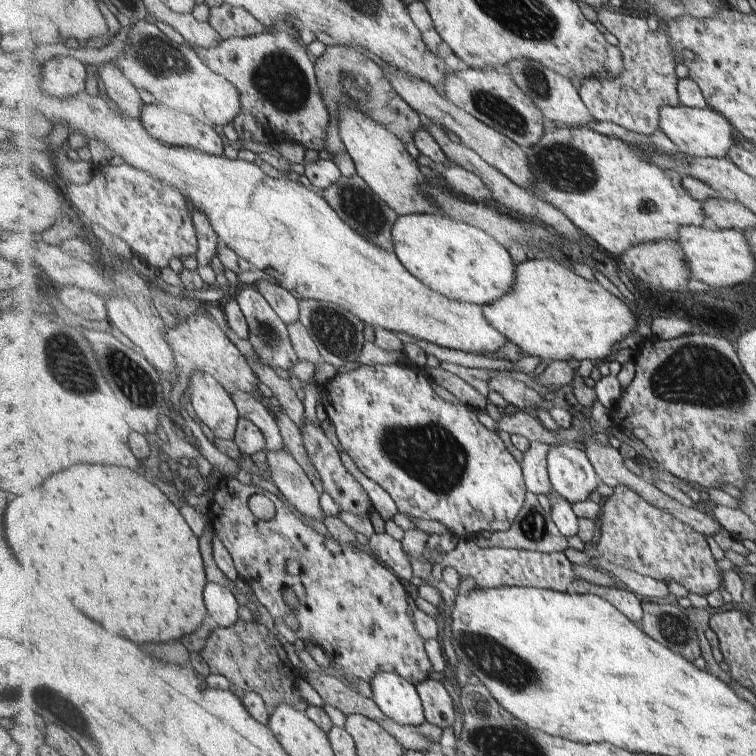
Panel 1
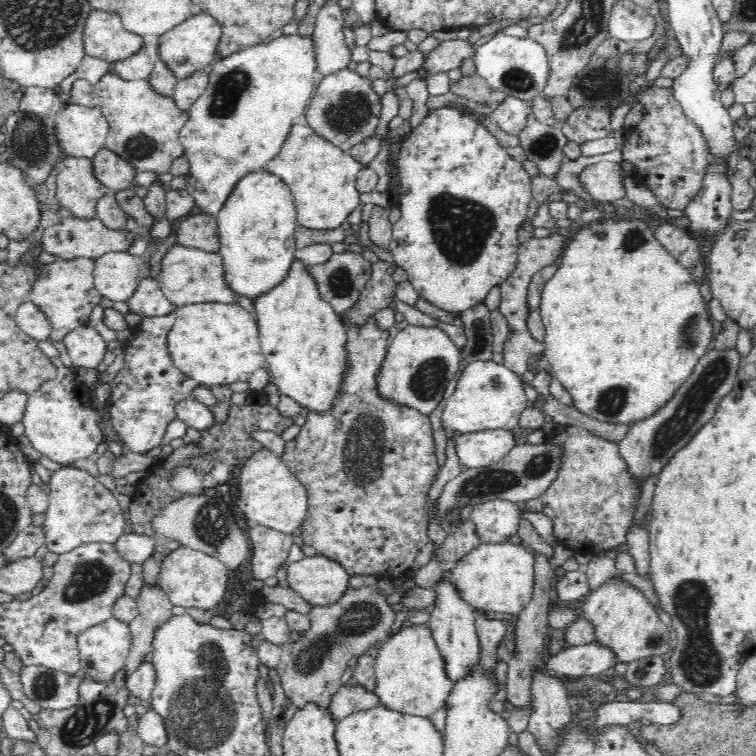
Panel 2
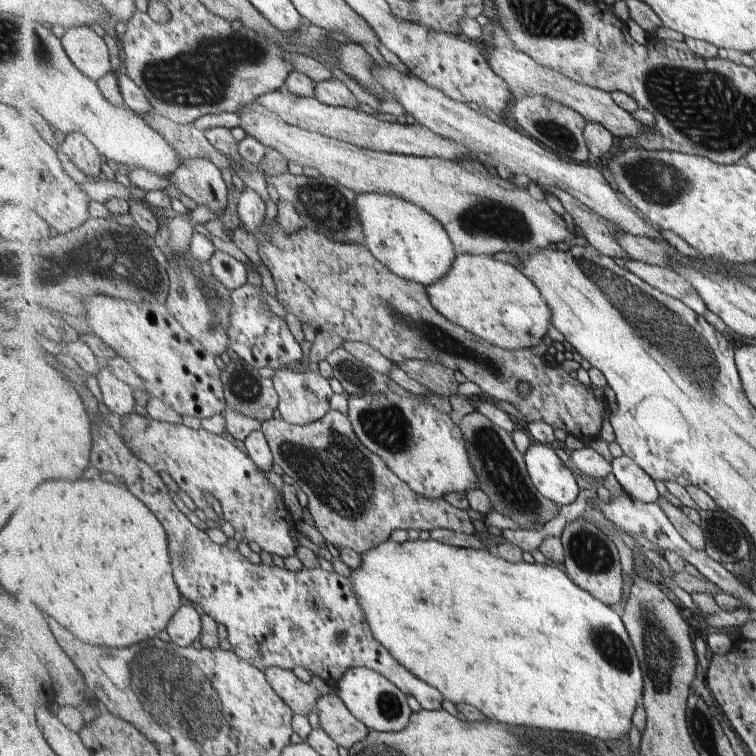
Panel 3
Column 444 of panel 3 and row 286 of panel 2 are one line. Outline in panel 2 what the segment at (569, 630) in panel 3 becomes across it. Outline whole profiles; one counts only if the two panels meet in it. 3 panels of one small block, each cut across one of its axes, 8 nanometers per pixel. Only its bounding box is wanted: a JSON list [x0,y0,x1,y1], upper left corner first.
[540,219,715,425]

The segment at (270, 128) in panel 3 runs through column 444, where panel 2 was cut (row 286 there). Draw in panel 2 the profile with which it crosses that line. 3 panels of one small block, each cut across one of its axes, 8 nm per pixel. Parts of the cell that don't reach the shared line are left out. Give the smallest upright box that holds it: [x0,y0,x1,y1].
[156,245,237,307]

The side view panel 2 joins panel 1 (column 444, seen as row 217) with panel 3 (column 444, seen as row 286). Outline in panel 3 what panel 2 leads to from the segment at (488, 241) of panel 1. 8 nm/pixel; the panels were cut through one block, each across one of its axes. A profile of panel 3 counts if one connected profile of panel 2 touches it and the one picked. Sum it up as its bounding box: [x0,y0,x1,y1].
[357,193,457,288]

